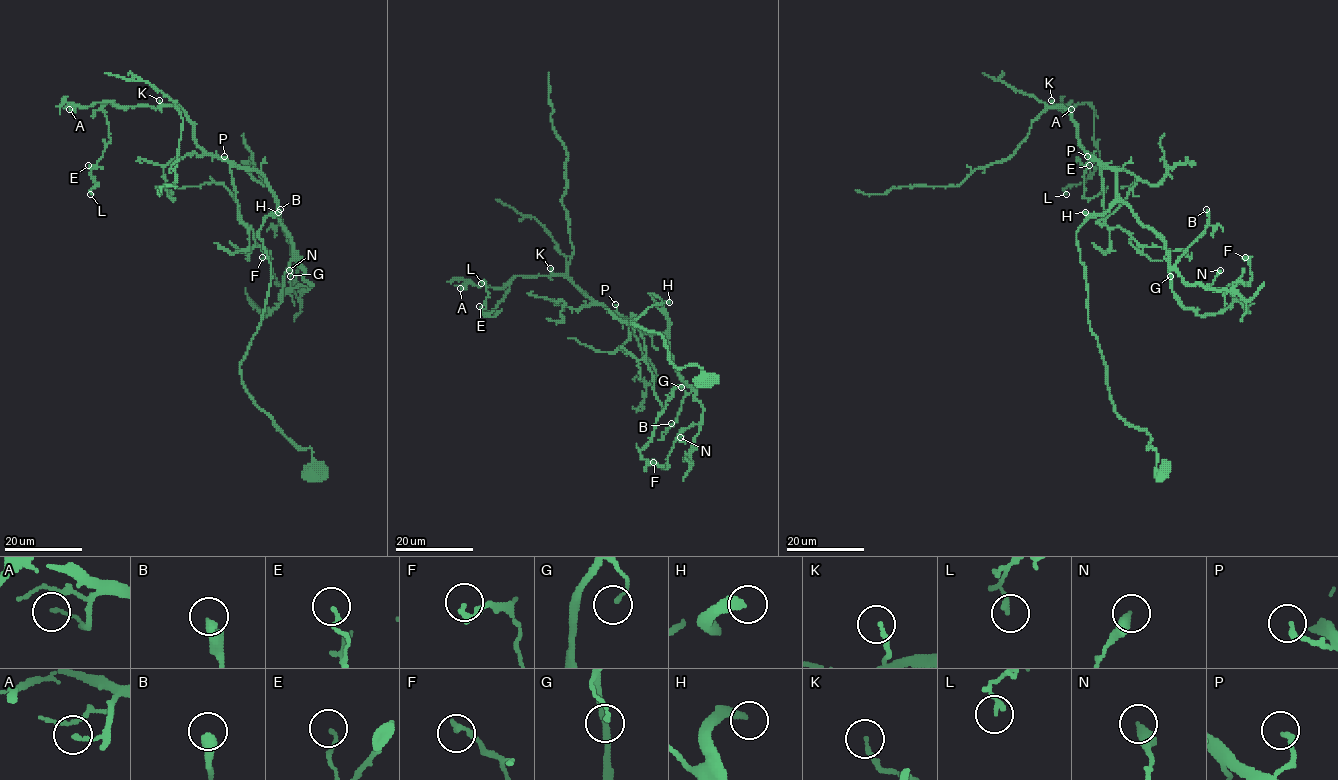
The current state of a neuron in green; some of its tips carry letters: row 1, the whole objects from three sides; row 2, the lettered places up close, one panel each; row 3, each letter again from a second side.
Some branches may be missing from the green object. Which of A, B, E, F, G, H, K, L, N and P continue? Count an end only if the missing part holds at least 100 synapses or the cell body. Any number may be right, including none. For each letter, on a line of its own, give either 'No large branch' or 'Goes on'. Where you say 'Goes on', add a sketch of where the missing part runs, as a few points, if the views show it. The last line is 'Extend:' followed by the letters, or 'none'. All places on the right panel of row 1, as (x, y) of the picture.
A: No large branch
B: No large branch
E: No large branch
F: No large branch
G: No large branch
H: Goes on. Course of what is missing: (1085, 212), (1093, 231), (1093, 61), (1009, 3), (1084, 102), (1075, 148), (982, 106), (1009, 77)
K: No large branch
L: No large branch
N: No large branch
P: No large branch
Extend: H

